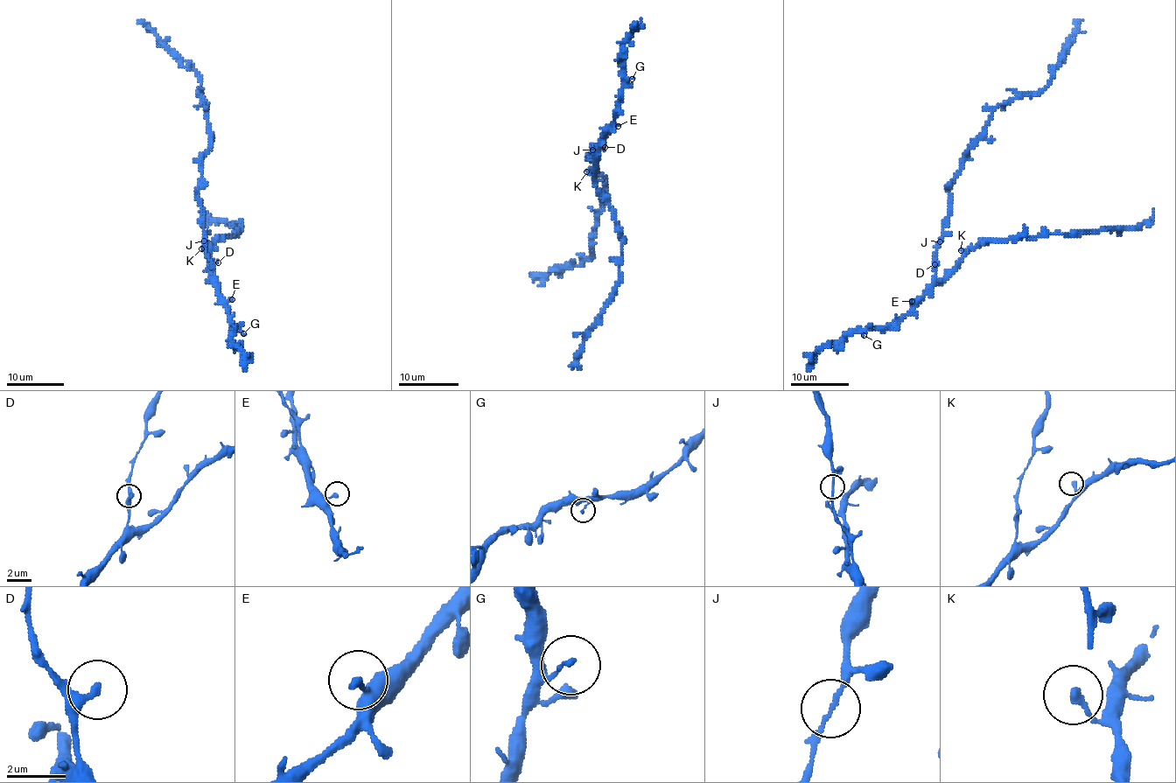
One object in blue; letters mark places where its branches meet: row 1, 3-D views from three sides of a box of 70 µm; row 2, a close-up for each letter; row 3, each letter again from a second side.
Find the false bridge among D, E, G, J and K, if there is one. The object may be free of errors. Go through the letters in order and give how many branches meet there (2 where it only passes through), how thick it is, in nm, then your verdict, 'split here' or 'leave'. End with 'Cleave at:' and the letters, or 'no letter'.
D: 2 | 240 nm | leave
E: 1 | 240 nm | leave
G: 1 | 180 nm | leave
J: 2 | 150 nm | leave
K: 1 | 280 nm | leave
Cleave at: no letter

